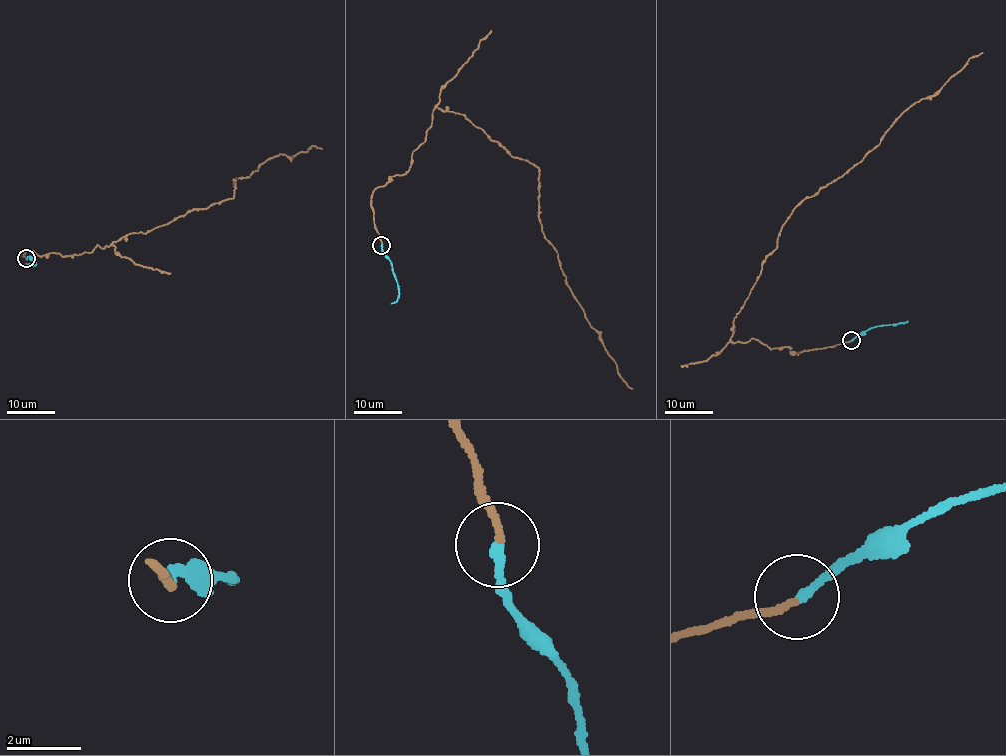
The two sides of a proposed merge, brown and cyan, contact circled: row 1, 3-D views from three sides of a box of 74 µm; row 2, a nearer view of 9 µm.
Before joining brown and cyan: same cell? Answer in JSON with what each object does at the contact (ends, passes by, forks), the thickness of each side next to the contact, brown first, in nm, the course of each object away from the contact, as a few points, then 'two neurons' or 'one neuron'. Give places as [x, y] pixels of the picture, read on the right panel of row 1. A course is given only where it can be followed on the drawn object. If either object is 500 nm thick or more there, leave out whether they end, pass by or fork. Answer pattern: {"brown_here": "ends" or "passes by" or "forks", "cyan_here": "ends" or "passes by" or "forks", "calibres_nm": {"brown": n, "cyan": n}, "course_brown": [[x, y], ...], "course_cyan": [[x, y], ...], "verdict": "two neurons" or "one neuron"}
{"brown_here": "ends", "cyan_here": "ends", "calibres_nm": {"brown": 180, "cyan": 240}, "course_brown": [[852, 340], [797, 354], [730, 338], [796, 207], [853, 167], [910, 107], [983, 52]], "course_cyan": [[852, 340], [872, 327], [907, 322]], "verdict": "two neurons"}

